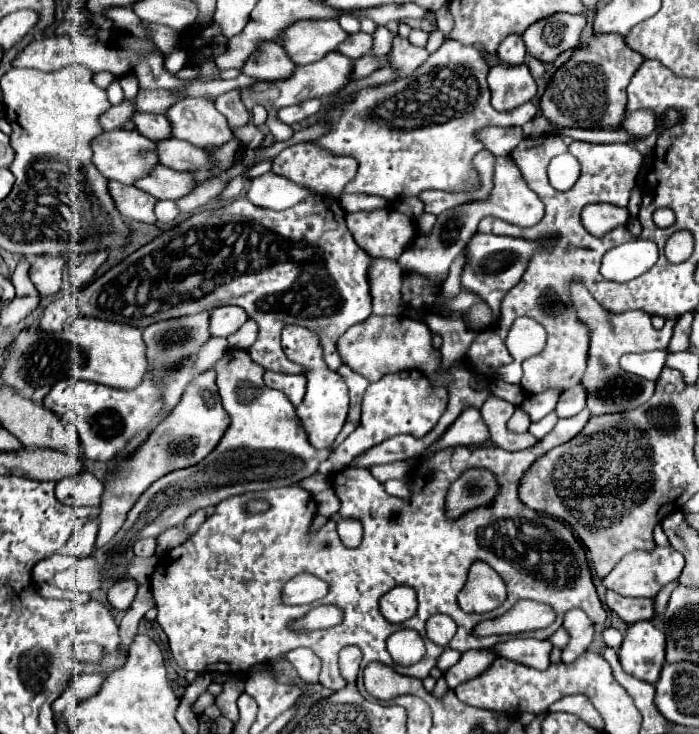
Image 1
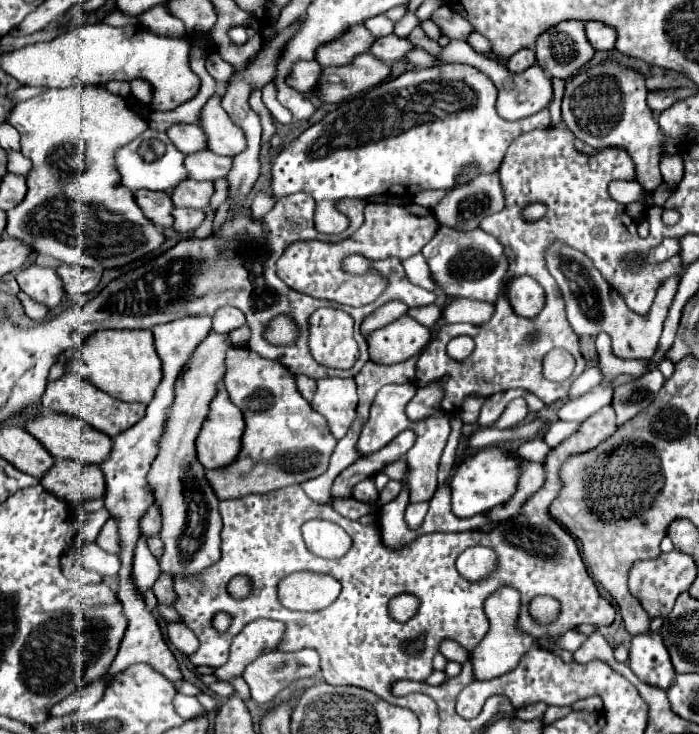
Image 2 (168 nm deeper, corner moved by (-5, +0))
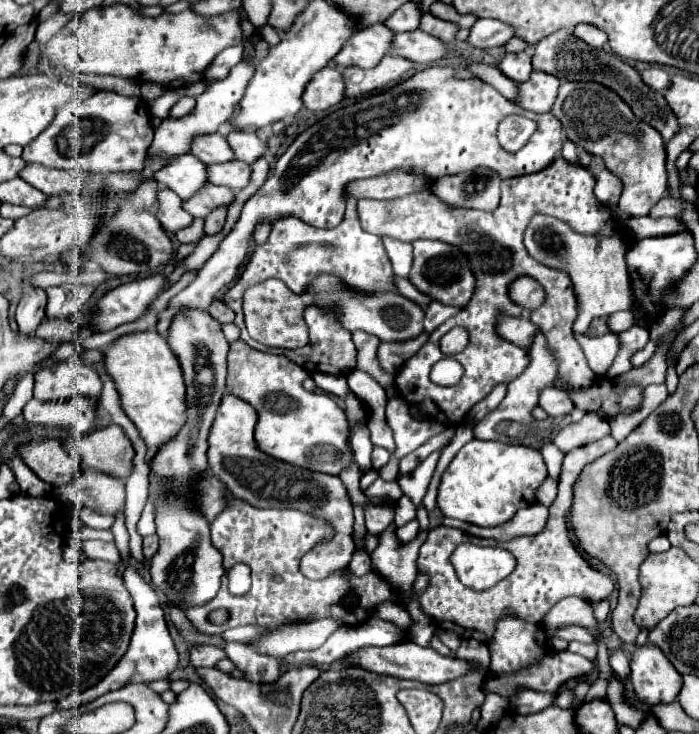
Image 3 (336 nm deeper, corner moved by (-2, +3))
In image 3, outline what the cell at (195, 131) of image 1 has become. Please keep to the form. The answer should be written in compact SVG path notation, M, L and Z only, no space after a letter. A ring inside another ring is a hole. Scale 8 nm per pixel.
M232 130L226 136L234 156L242 162L252 164L256 158L260 158L268 148L266 144L254 134L254 132L246 132L246 130Z

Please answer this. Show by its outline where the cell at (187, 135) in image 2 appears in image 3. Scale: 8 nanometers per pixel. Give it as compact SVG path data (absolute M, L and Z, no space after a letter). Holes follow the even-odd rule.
M218 132L214 134L198 134L192 138L192 148L190 152L200 158L204 164L218 164L218 162L228 162L234 160L234 152L230 150L226 138Z

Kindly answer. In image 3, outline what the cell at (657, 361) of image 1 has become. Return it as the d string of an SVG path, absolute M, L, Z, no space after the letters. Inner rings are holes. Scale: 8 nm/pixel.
M630 310L613 313L607 321L608 328L615 334L629 329L634 323L634 317Z

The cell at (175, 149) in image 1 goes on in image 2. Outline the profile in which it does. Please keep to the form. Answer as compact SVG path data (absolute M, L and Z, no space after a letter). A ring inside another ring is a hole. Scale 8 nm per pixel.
M211 151L191 153L185 157L185 167L189 169L189 175L195 181L225 179L227 173L231 171L231 165L233 165L231 157L223 157Z

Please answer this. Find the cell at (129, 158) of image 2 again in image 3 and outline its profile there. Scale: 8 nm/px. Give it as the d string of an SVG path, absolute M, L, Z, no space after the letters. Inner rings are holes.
M192 154L176 156L166 166L156 170L156 182L174 190L182 200L190 198L206 182L206 164L196 160Z

